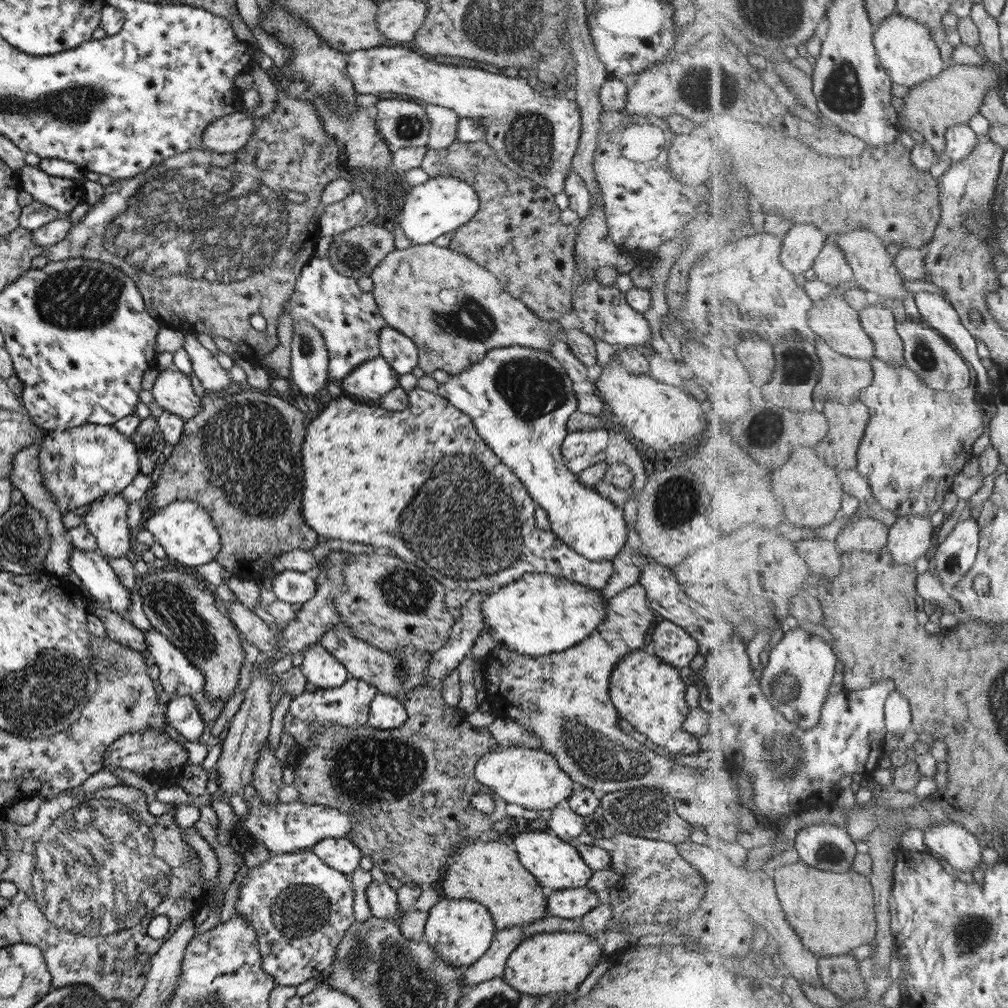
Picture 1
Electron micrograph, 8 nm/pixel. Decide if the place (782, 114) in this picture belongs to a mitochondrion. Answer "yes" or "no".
no

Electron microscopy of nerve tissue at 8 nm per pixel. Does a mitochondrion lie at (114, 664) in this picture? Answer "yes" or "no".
yes

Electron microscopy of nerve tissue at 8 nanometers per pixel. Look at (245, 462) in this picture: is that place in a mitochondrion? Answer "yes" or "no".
yes

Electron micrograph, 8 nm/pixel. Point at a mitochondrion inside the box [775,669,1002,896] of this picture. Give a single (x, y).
(828, 852)

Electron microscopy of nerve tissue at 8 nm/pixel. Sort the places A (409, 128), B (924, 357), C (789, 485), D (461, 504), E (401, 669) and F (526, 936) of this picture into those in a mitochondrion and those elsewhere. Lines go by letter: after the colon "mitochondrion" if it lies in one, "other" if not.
A: mitochondrion
B: mitochondrion
C: other
D: mitochondrion
E: mitochondrion
F: other

